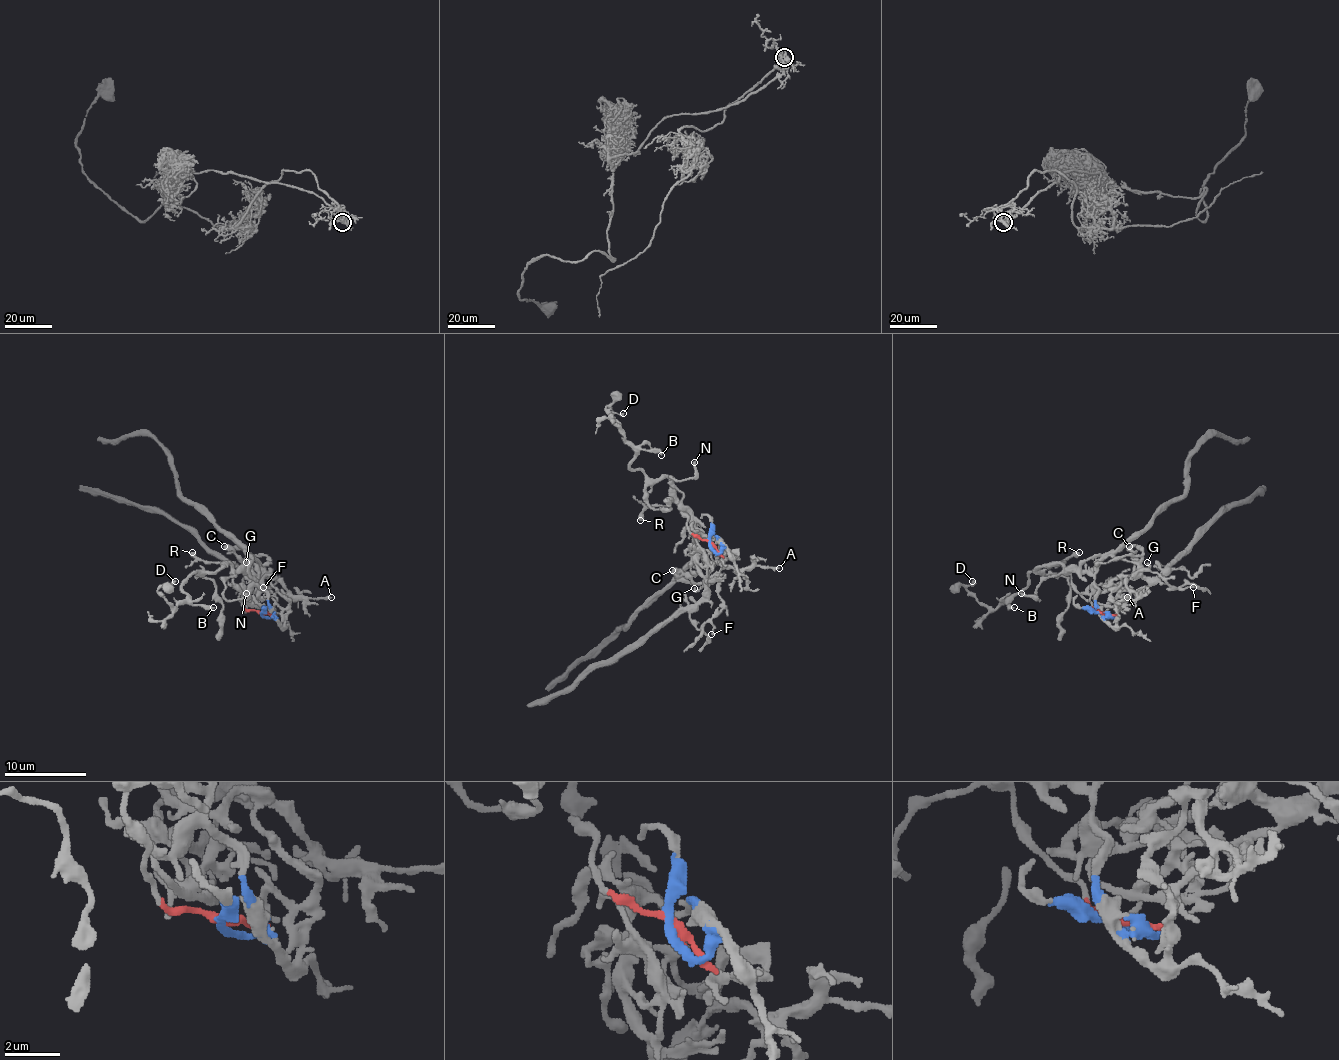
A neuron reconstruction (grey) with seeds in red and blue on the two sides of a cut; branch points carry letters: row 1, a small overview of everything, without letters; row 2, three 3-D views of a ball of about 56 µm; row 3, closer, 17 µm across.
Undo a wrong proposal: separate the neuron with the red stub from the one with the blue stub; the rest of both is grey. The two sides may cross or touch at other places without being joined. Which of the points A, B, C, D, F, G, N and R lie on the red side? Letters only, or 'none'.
B, D, N, R

